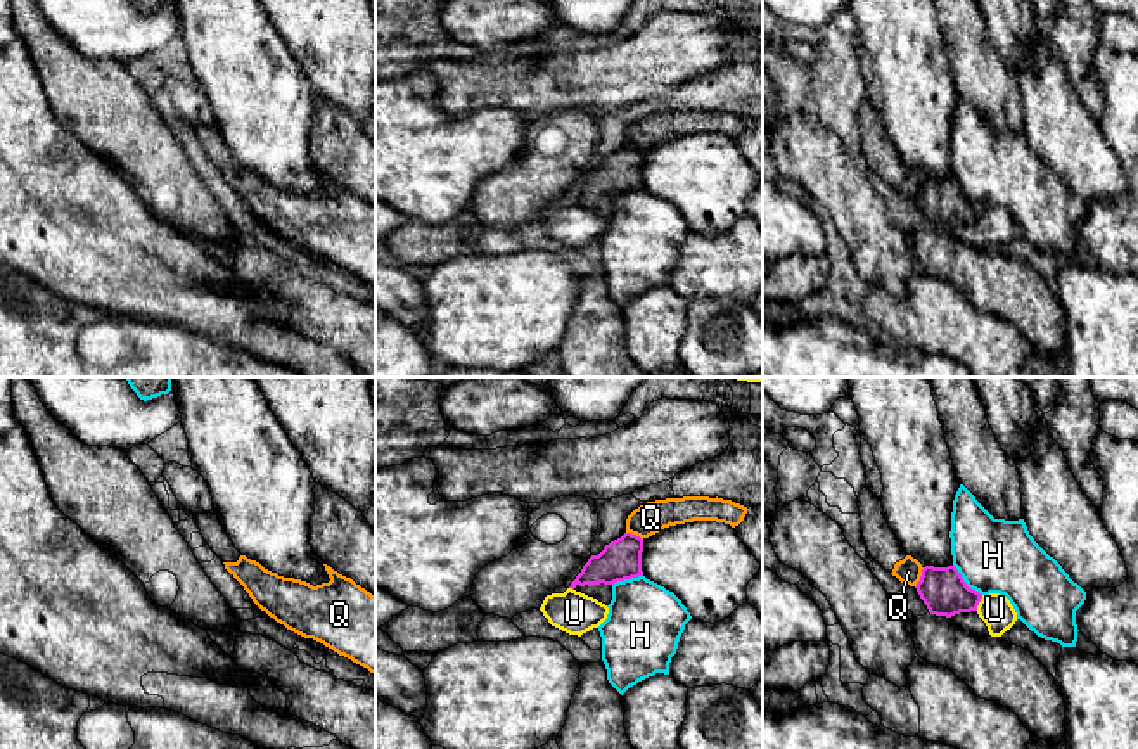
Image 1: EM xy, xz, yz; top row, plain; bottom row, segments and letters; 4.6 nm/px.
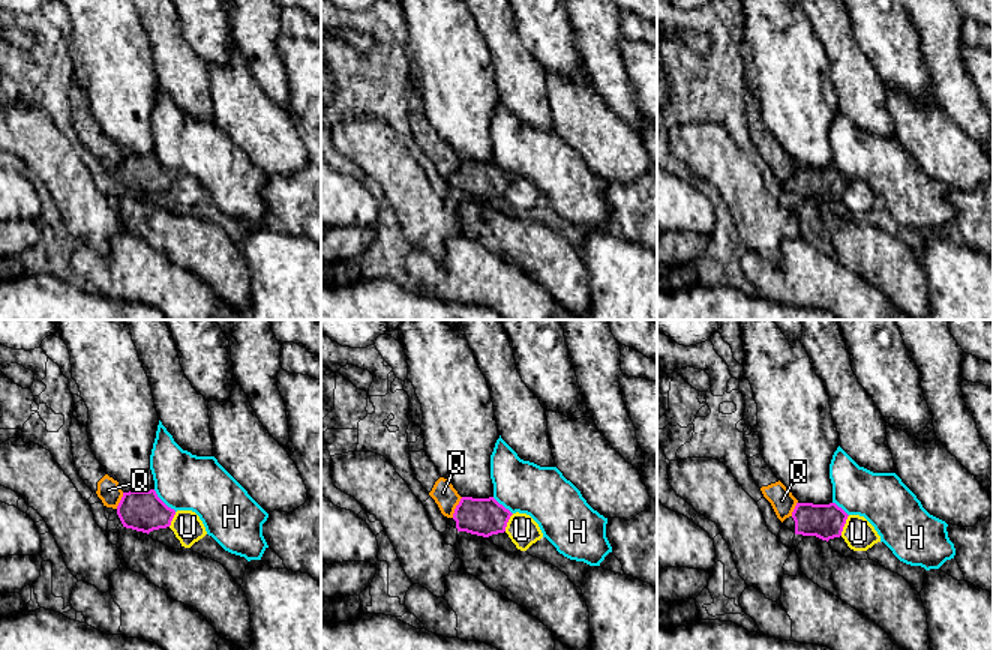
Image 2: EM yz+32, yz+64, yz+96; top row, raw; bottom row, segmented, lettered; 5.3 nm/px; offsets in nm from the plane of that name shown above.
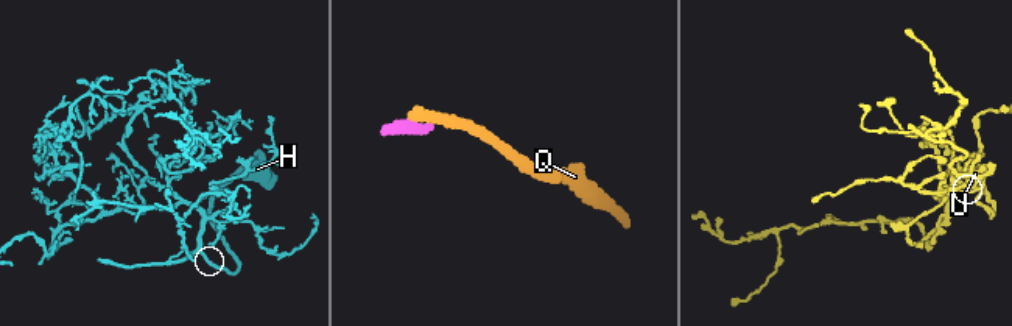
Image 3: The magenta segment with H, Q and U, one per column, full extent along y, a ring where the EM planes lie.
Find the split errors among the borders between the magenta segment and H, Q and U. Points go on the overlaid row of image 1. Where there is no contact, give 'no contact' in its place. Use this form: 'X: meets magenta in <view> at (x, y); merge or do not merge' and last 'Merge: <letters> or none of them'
H: meets magenta in yz at (964, 582); do not merge
Q: meets magenta in yz at (920, 578); do not merge
U: meets magenta in yz at (979, 601); do not merge
Merge: none of them

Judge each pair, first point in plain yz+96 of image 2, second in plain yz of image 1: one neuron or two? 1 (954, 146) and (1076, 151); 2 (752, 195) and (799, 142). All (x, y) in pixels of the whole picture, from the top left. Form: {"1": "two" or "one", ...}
{"1": "one", "2": "one"}

